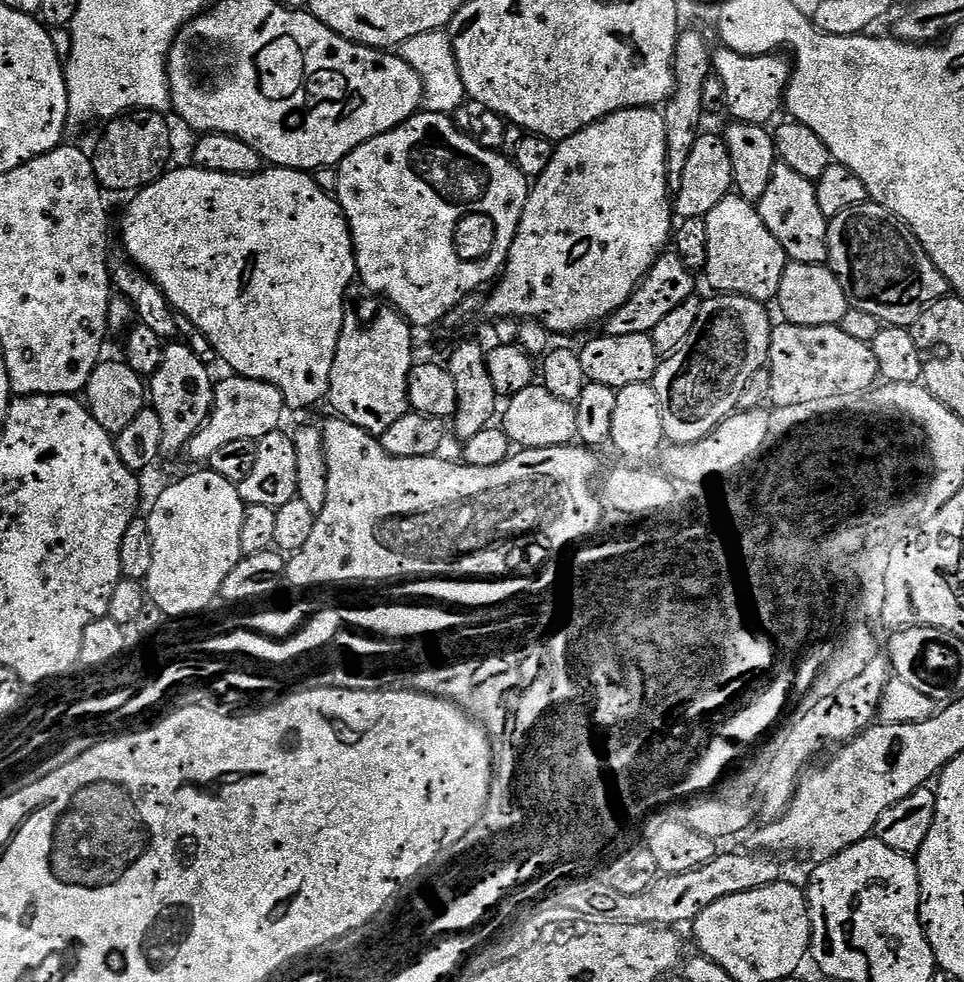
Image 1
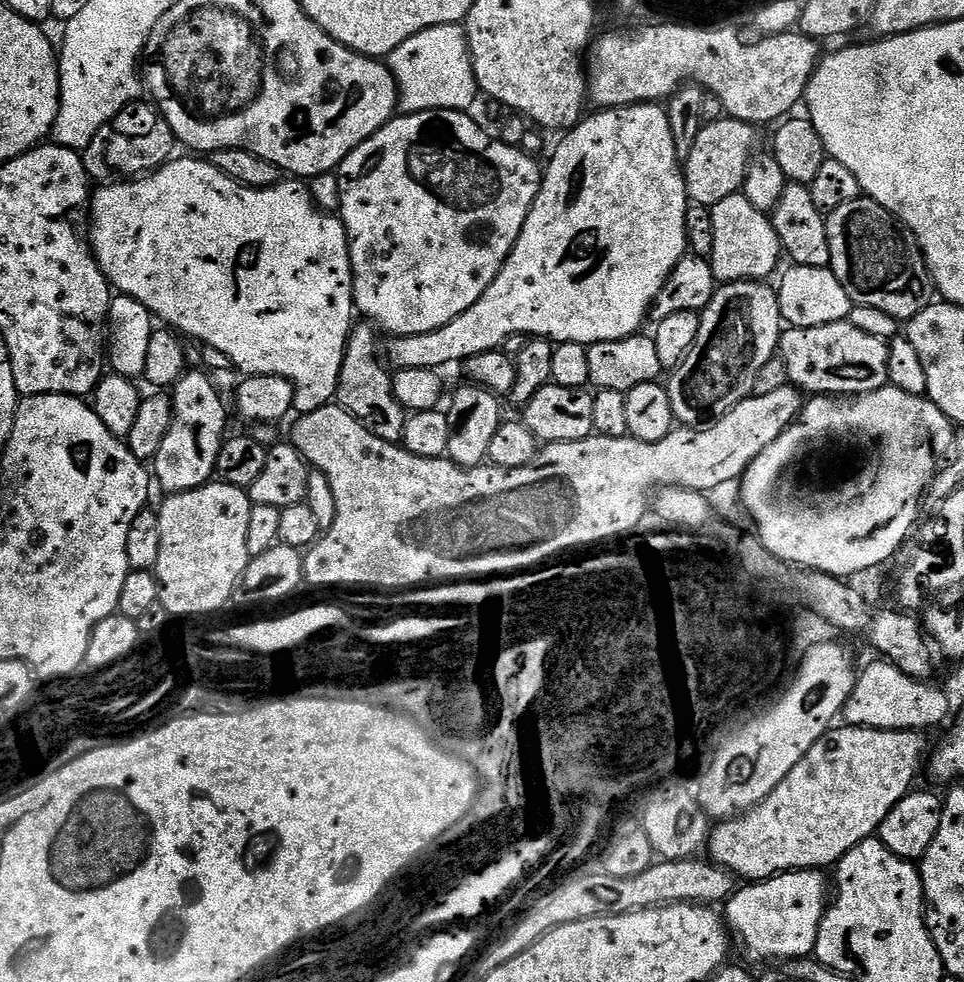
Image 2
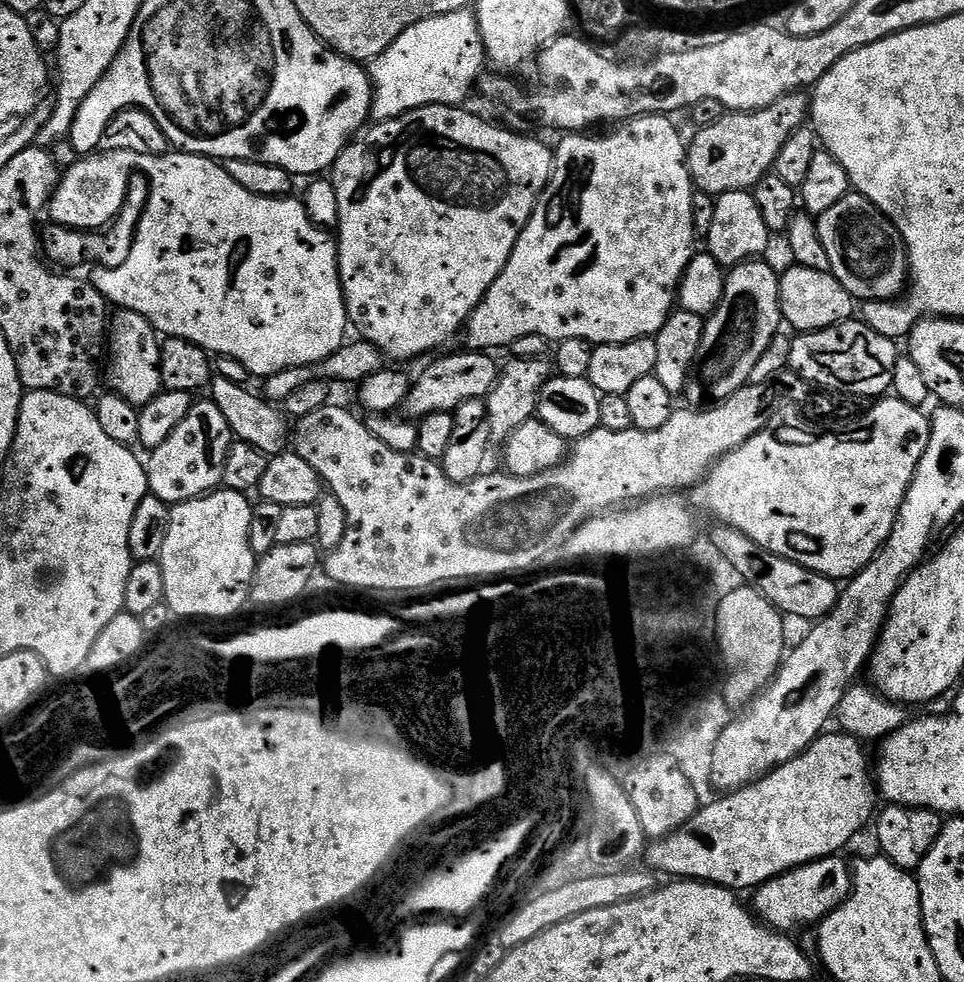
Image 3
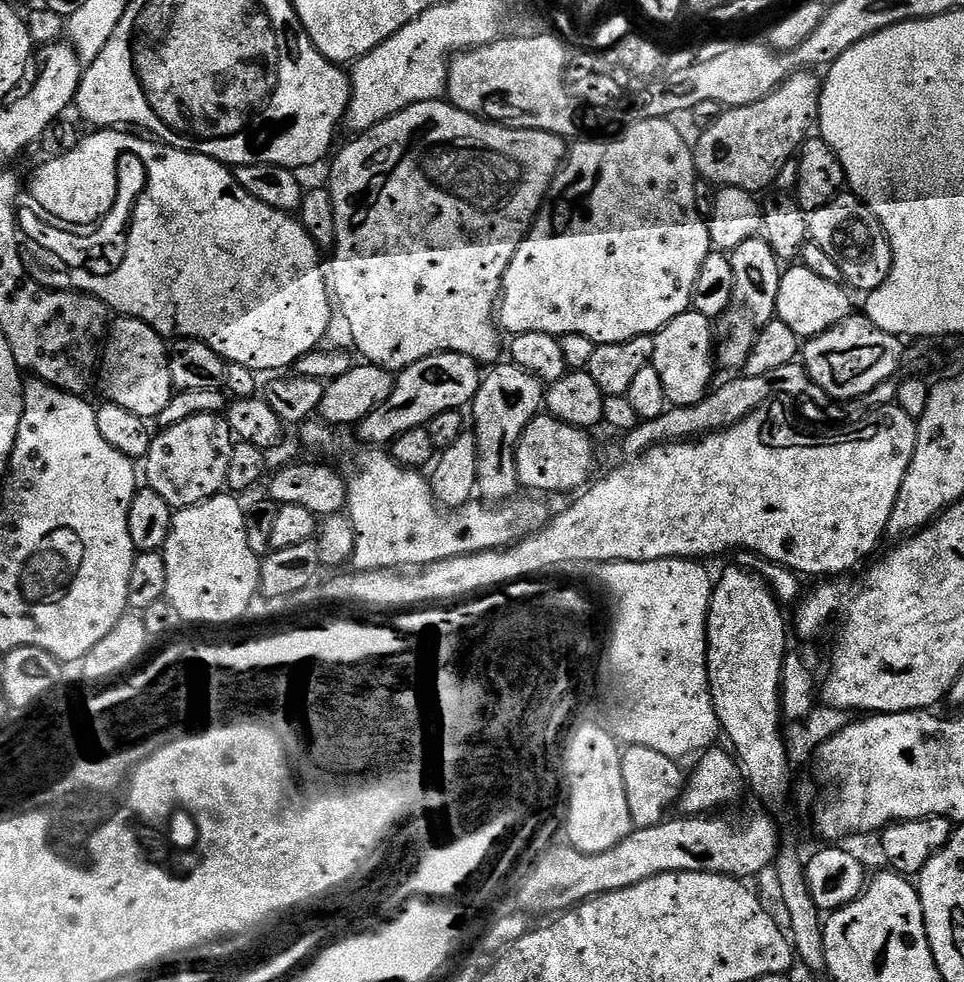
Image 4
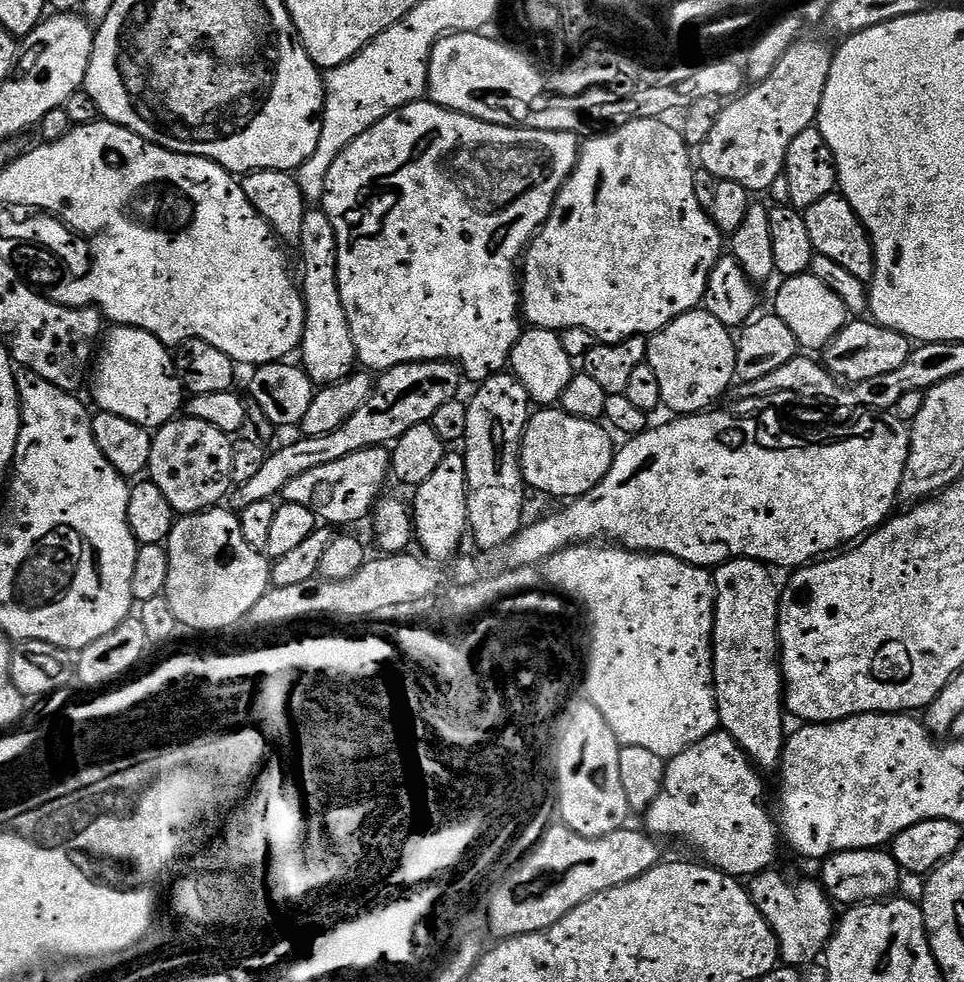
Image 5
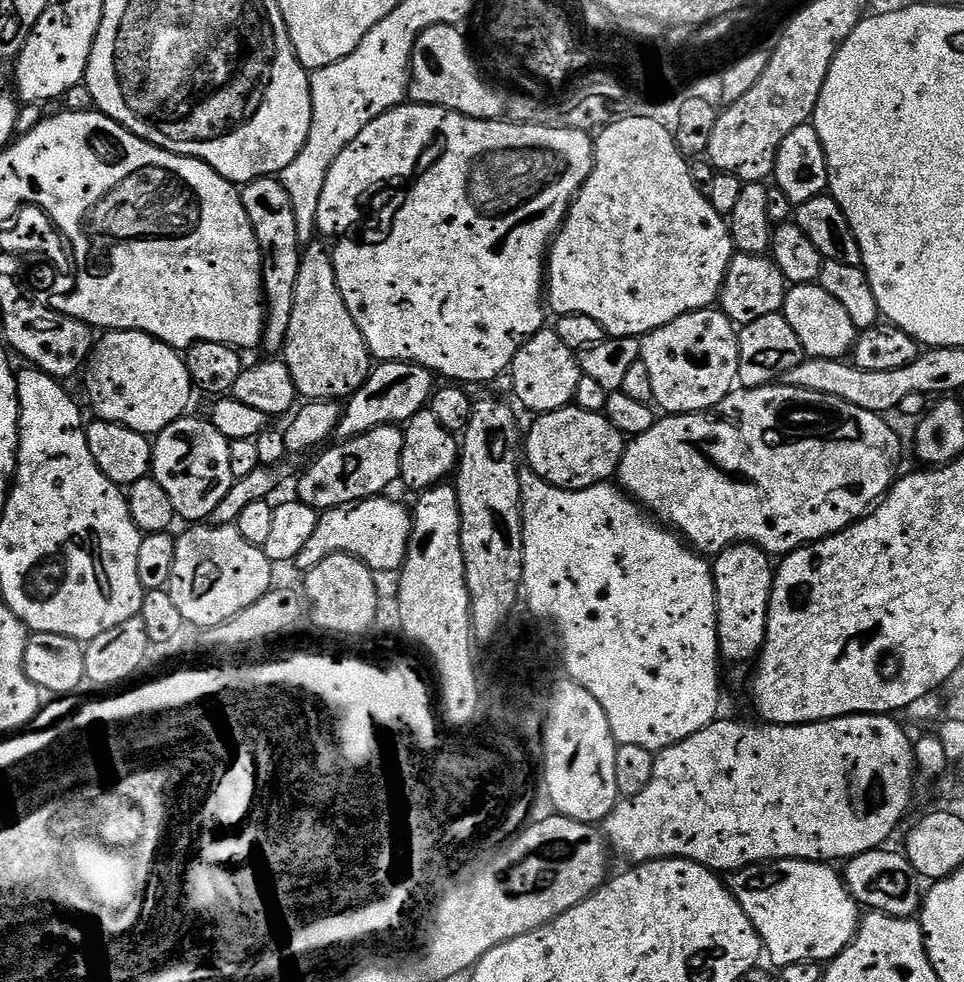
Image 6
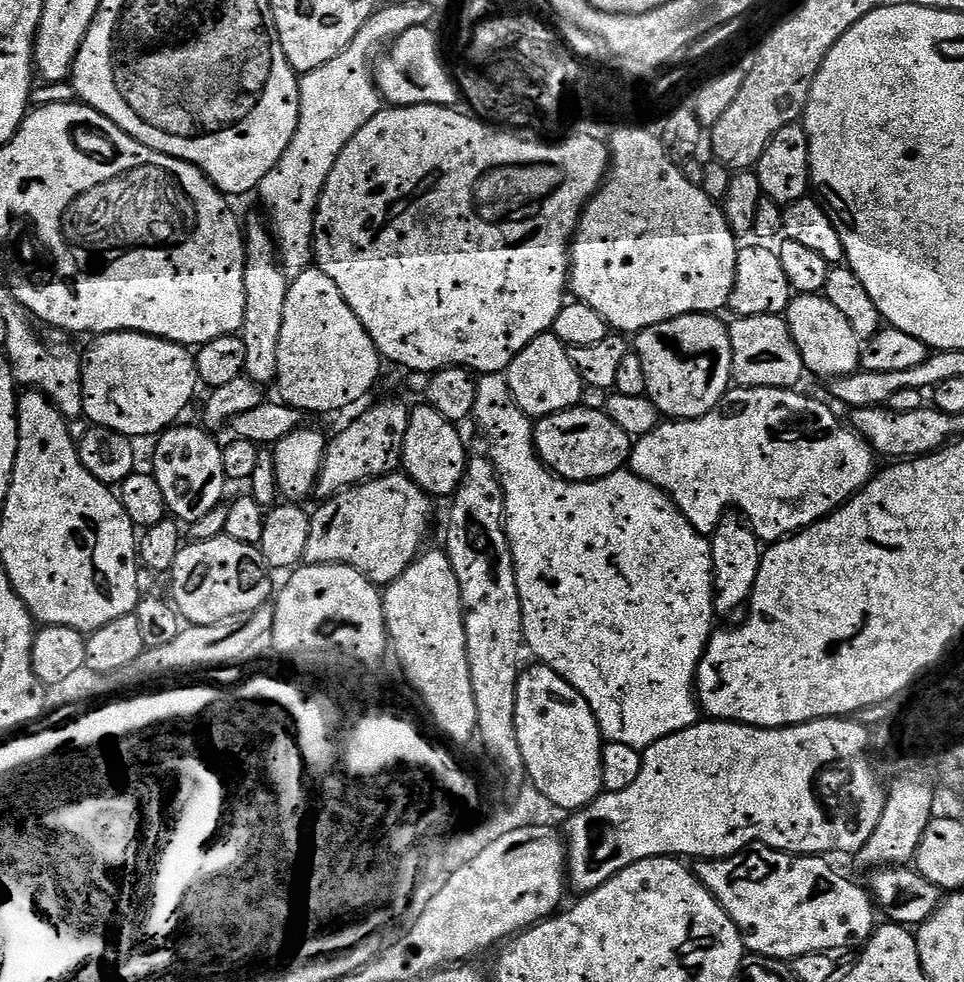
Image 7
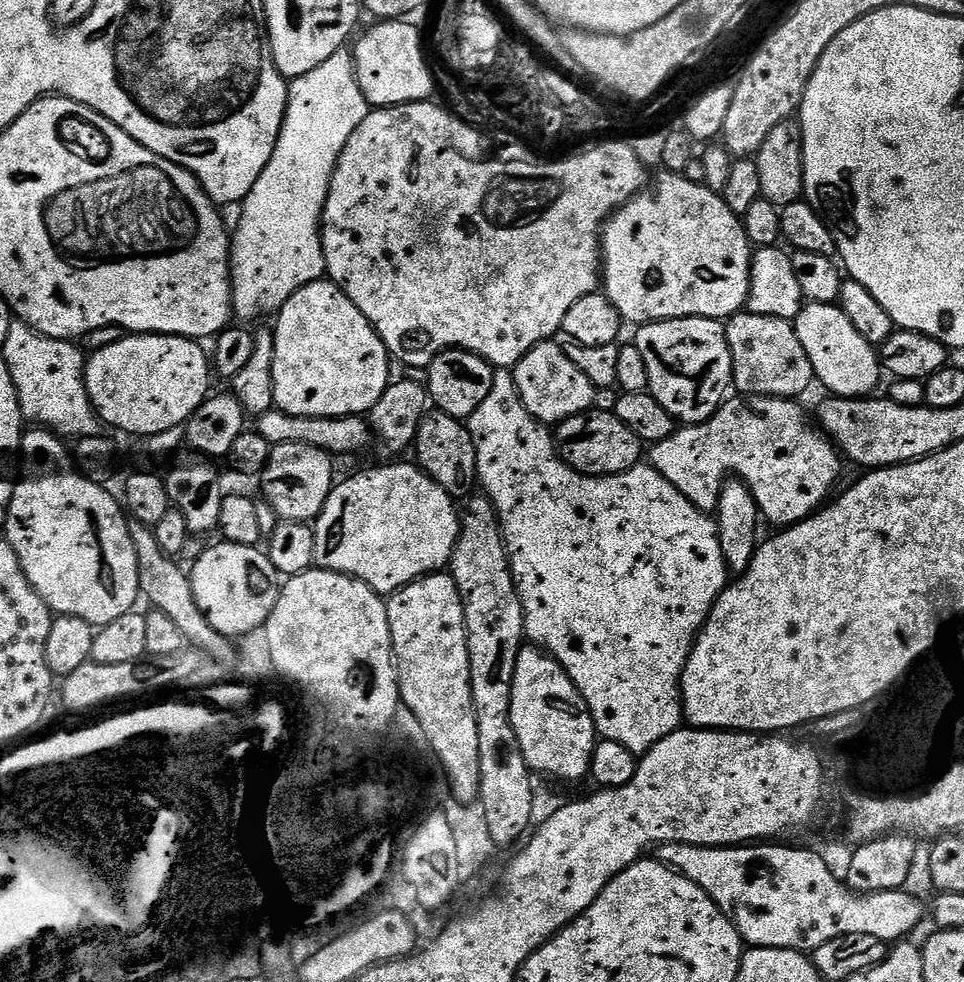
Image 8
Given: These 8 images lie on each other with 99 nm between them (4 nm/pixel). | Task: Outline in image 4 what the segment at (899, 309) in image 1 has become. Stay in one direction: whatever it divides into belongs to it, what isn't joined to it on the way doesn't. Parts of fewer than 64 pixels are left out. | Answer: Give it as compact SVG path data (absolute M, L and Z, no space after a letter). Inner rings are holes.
M841 191L826 206L808 213L808 235L811 243L822 246L822 251L838 266L843 283L861 294L878 290L890 274L892 251L884 228L874 214L851 191Z

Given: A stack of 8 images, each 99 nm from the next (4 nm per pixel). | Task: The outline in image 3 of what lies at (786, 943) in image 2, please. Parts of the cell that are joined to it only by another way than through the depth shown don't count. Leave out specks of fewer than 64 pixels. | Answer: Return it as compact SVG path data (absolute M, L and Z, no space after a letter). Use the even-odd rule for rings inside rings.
M840 854L827 856L804 864L801 868L793 868L791 872L784 872L773 880L767 880L755 889L755 915L769 928L785 934L791 933L791 928L796 928L799 924L819 925L825 916L829 916L839 904L848 899L854 887L853 869L844 858Z

